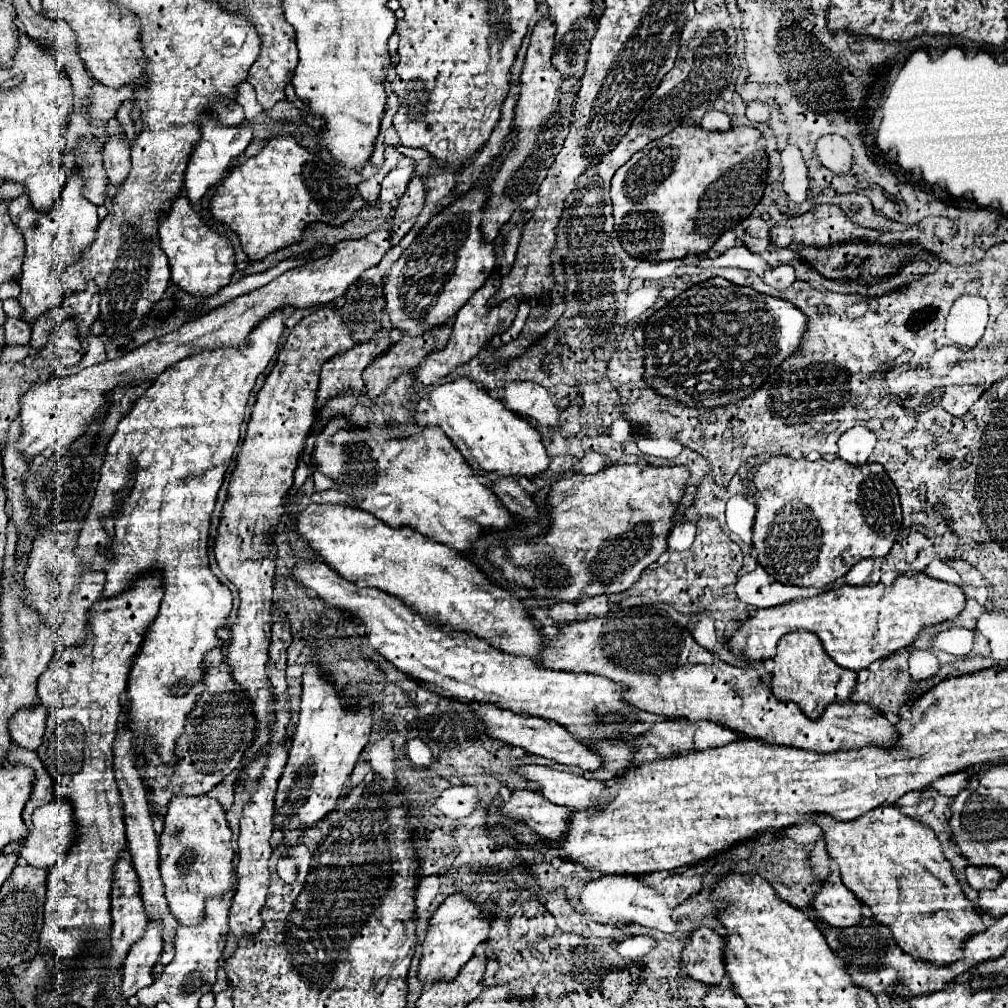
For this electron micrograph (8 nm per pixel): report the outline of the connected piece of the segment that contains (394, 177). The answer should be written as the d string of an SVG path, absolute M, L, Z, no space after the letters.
M408 166L408 168L394 168L388 172L388 176L384 178L382 182L382 192L380 192L380 198L378 198L378 204L384 204L384 202L398 202L408 186L408 182L412 180L412 172L414 168Z

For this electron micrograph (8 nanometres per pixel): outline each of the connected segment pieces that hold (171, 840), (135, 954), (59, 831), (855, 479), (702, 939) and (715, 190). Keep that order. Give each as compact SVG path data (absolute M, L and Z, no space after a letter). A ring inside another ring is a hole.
M206 794L170 798L168 812L164 816L164 830L158 836L158 842L160 842L160 874L162 874L162 880L166 886L166 900L168 900L170 912L178 920L178 924L194 926L194 924L202 922L206 898L234 894L236 880L234 880L234 866L232 866L234 850L230 846L230 828L228 828L226 812L216 798L210 798Z
M148 918L148 926L138 942L130 948L130 954L124 960L124 982L122 998L128 1000L140 988L152 984L152 968L162 952L162 928L156 924L156 918Z
M52 800L50 804L38 808L32 814L32 830L28 832L28 836L18 844L12 842L4 848L4 854L16 854L20 862L30 864L30 866L38 866L38 868L46 868L50 870L52 866L56 866L62 856L66 856L66 850L70 848L70 844L76 838L76 830L72 826L74 816L72 816L72 806L66 800Z
M772 456L758 468L754 484L760 492L760 498L756 504L758 514L754 522L752 546L764 570L782 584L824 588L826 584L842 578L856 562L864 558L886 556L902 526L902 510L896 486L880 464L854 466L842 462L840 458L792 460L790 456ZM842 466L850 466L848 476L844 476Z
M710 928L694 930L682 952L682 964L680 964L682 972L708 986L720 984L726 974L722 962L724 948L726 948L724 938L714 930Z
M678 126L670 134L650 142L636 152L612 178L610 196L620 242L628 254L640 260L662 262L708 252L714 242L732 226L746 220L762 200L768 176L766 140L752 126L732 126L724 132L710 132L702 126Z

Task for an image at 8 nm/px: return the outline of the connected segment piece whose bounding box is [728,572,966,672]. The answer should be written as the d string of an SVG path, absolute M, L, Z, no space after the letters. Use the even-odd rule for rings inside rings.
M918 572L914 576L902 574L894 580L892 586L884 586L884 584L850 586L850 584L844 584L838 590L822 592L814 598L792 600L782 606L758 610L756 616L740 622L740 628L734 632L732 638L728 638L728 646L736 656L740 656L744 660L766 660L766 658L774 656L774 648L776 648L778 640L782 638L782 634L788 634L792 630L808 630L808 632L814 632L822 640L826 654L838 666L842 666L846 670L860 672L860 670L868 668L872 662L876 662L888 654L894 654L900 648L910 646L924 628L942 624L946 620L954 620L964 610L964 606L966 606L966 594L960 586L930 578L924 572Z

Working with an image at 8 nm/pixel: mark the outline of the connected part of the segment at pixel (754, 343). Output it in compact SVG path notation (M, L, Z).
M692 286L686 292L682 292L682 298L676 298L670 302L670 306L654 312L652 320L646 324L646 358L644 358L644 378L646 382L650 382L650 386L654 386L654 390L658 390L664 396L674 396L678 398L678 402L684 402L686 406L706 406L706 408L714 408L714 406L724 406L724 404L734 404L742 398L746 398L748 394L752 394L756 388L760 388L760 384L780 366L782 360L786 360L790 354L794 354L798 350L798 340L802 340L802 334L806 332L806 318L804 314L790 302L782 300L782 298L772 298L772 296L764 296L758 294L752 288L744 288L744 286L730 286L730 288L706 288L706 286Z

